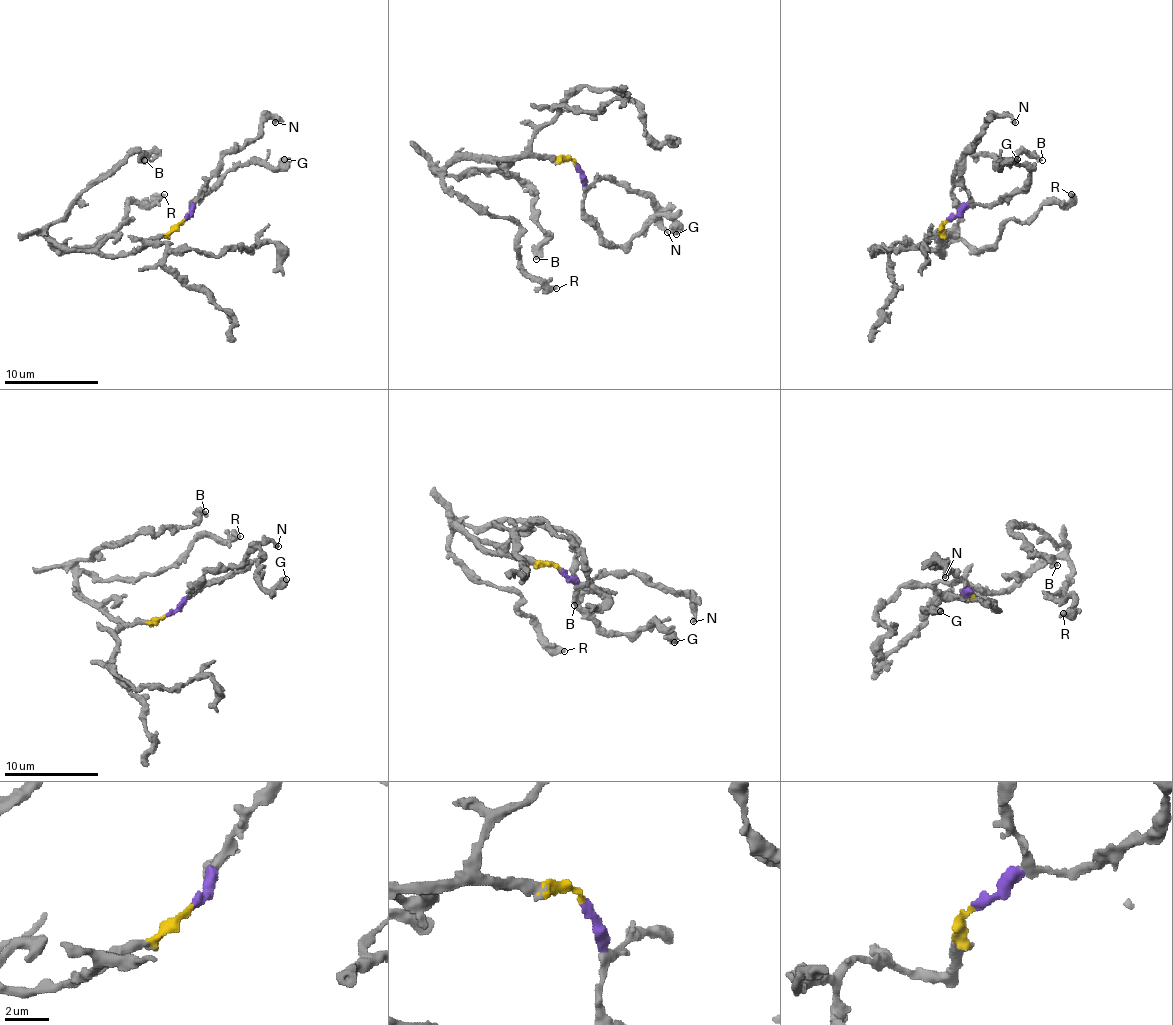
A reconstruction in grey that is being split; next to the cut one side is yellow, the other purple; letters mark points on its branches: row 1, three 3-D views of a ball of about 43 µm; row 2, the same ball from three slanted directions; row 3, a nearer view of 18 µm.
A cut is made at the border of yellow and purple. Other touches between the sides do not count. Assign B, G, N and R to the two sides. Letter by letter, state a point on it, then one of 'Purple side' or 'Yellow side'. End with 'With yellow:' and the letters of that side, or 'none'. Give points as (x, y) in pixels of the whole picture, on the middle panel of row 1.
B: Place: (536, 259). Yellow side
G: Place: (676, 234). Purple side
N: Place: (667, 232). Purple side
R: Place: (556, 288). Yellow side
With yellow: B, R

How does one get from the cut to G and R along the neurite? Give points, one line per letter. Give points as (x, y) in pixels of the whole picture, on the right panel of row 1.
G: (949, 219), (968, 208), (1006, 203), (1025, 184), (1029, 172), (1022, 165), (1003, 163), (999, 167), (1018, 158)
R: (949, 219), (940, 255), (952, 241), (975, 250), (989, 248), (1010, 219), (1027, 222), (1072, 193)

